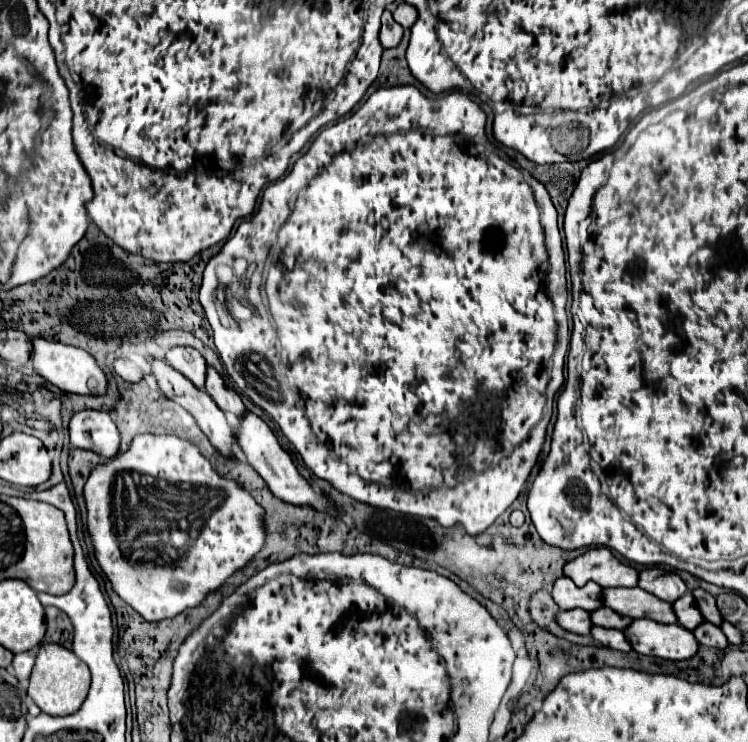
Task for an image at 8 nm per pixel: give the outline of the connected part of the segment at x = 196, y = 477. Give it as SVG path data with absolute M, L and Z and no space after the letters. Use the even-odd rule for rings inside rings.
M138 435L138 437L134 437L134 441L126 453L114 457L106 465L98 465L90 473L90 477L84 485L84 497L86 497L86 509L88 509L88 531L92 535L92 545L96 549L96 559L98 559L100 567L106 573L106 577L110 579L114 591L128 605L132 605L146 621L160 621L166 617L174 617L188 607L200 605L204 595L208 595L210 591L214 591L222 583L226 583L226 579L234 571L244 567L262 549L262 543L264 543L264 527L262 527L262 513L264 511L258 507L258 503L254 503L254 499L250 495L246 495L246 491L240 485L236 485L234 481L222 479L212 469L210 461L200 455L196 445L192 445L184 439L178 439L178 437L166 437L166 435ZM140 483L146 483L148 487L146 489L142 487L142 491L140 491L140 487L136 489L136 485L140 485Z

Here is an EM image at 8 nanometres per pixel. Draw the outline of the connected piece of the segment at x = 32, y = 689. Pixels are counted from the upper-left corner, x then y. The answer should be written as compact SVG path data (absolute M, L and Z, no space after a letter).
M54 643L40 645L36 655L36 665L30 677L28 695L44 713L58 715L58 717L76 713L82 707L88 689L90 689L90 669L70 649Z

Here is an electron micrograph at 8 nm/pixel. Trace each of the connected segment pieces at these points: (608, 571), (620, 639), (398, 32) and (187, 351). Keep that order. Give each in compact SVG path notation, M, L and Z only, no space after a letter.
M596 547L566 563L564 573L578 585L586 585L588 581L596 581L602 587L636 587L638 571L630 565L620 563L610 551L604 547Z
M592 627L592 637L602 643L604 647L610 647L610 649L618 649L618 651L632 651L632 645L628 643L626 635L618 629L606 629L606 627Z
M386 9L382 15L382 29L380 29L380 43L384 49L396 47L402 39L402 27L392 19L392 13Z
M174 347L166 353L166 363L190 379L198 389L206 385L206 359L194 347Z

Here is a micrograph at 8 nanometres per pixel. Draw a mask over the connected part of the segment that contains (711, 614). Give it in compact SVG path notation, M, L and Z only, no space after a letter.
M696 589L696 591L692 591L692 595L696 597L696 603L698 603L698 609L702 611L704 619L720 627L724 619L722 619L722 615L720 615L718 607L716 607L716 597L714 597L714 595L710 595L710 593L706 593L704 589Z

